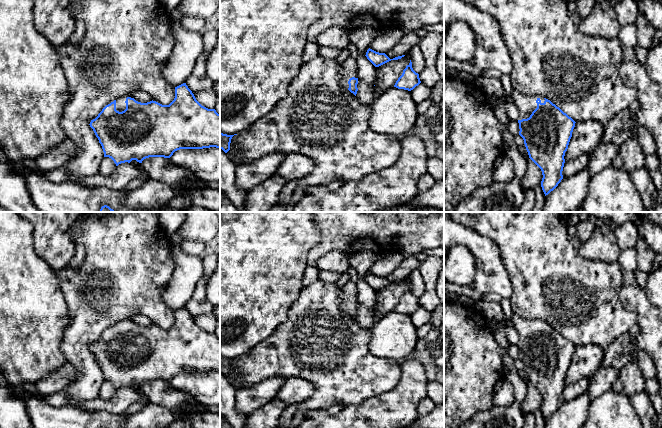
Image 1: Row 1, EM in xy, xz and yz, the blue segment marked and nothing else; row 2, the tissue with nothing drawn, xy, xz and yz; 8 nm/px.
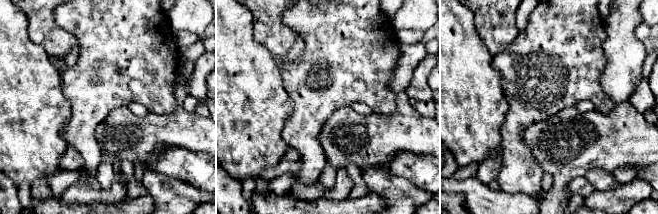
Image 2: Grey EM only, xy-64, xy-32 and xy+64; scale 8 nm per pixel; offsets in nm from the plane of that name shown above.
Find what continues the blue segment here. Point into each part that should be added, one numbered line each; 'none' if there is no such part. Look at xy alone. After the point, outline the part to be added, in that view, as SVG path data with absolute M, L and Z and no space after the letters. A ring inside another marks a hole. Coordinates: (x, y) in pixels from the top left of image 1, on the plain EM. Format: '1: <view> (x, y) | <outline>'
1: xy (120, 326) | M124 319L116 323L116 334L117 335L122 336L126 333L125 325L127 321L133 322L132 319Z

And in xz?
1: xz (349, 292) | M349 280L343 286L342 294L341 294L341 305L340 305L340 307L345 313L349 312L348 305L352 301L358 302L357 289L356 289L356 284Z

